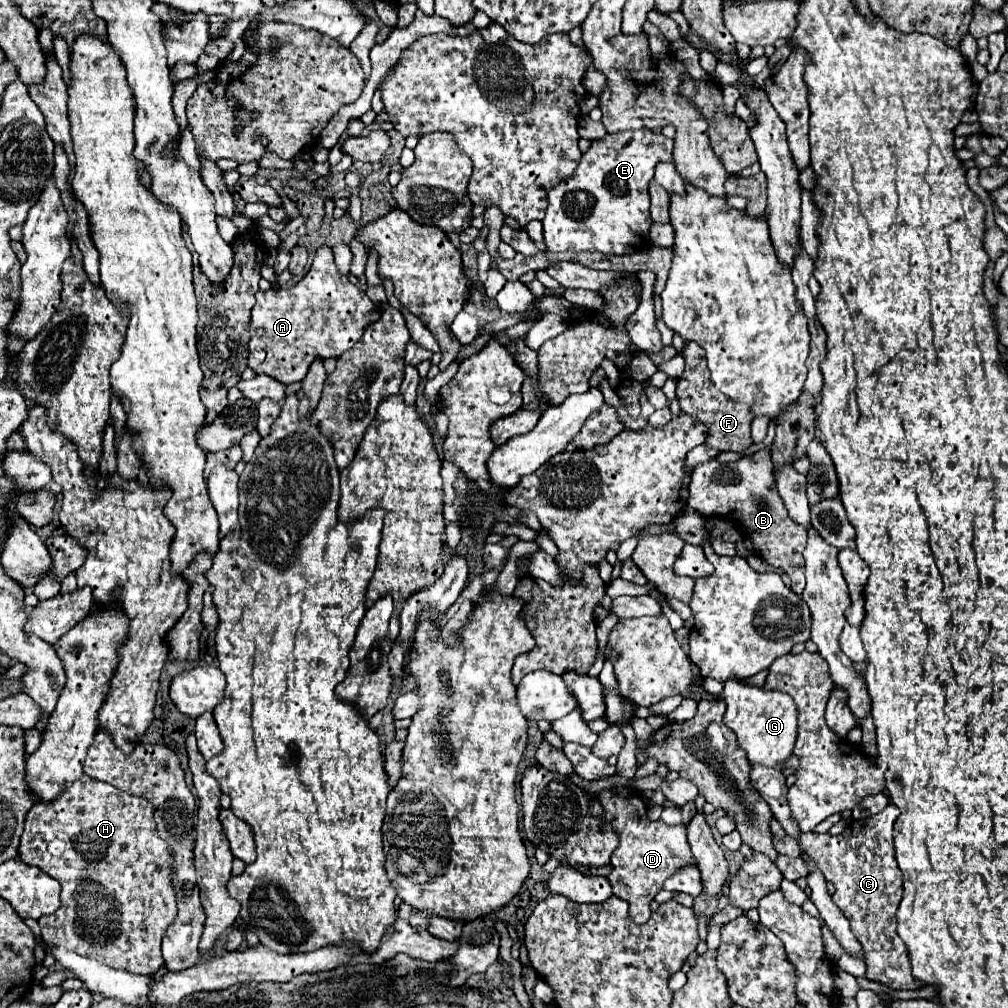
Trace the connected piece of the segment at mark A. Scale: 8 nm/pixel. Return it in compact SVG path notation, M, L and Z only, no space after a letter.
M330 246L316 250L310 272L292 288L256 292L250 318L248 366L282 384L302 382L314 358L338 358L360 340L363 328L380 318L380 309L338 272Z

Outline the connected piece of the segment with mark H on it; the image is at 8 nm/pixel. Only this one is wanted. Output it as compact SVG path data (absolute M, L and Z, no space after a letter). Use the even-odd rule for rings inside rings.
M82 776L72 786L68 786L68 790L64 790L64 794L60 798L52 800L52 804L50 802L38 802L30 808L30 812L26 814L24 834L20 838L20 860L26 862L28 866L36 866L36 868L44 870L46 874L50 874L52 878L56 878L62 884L60 908L52 916L38 918L38 924L42 928L42 938L44 938L44 942L48 942L48 946L60 946L60 948L72 950L80 956L88 956L88 958L94 958L94 960L122 960L120 968L128 970L132 974L154 974L164 966L160 942L164 938L166 928L176 918L176 896L174 896L174 886L172 886L174 854L172 854L168 842L160 840L158 830L156 830L156 822L154 822L154 810L152 810L152 804L146 798L126 794L126 792L122 792L122 790L110 786L110 784Z

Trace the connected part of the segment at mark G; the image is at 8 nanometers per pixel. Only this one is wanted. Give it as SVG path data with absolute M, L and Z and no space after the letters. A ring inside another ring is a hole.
M730 678L722 690L726 702L724 722L738 736L740 748L746 752L750 762L760 762L766 766L776 766L792 756L798 730L798 710L792 696L780 694L776 690L764 690L762 686L750 686L742 680Z

